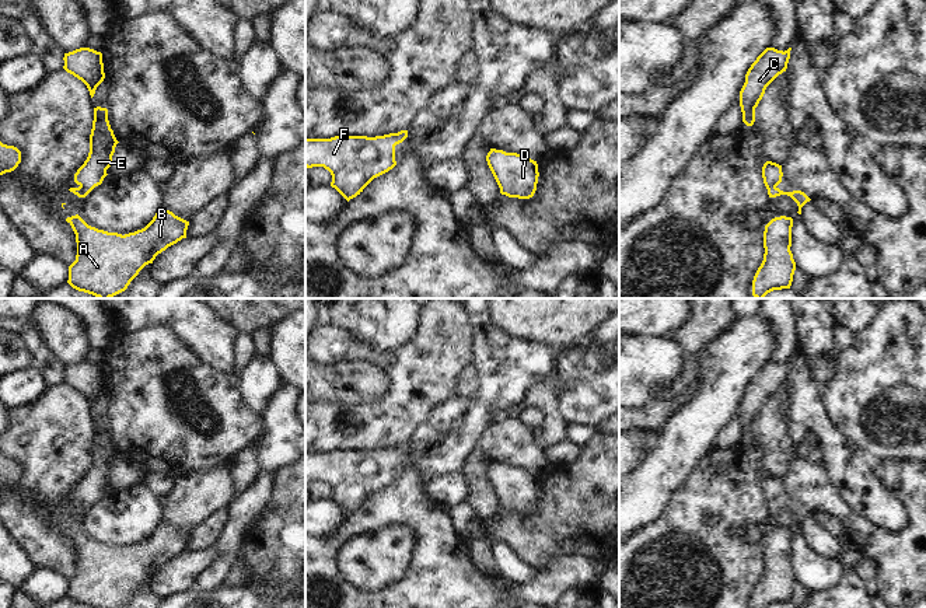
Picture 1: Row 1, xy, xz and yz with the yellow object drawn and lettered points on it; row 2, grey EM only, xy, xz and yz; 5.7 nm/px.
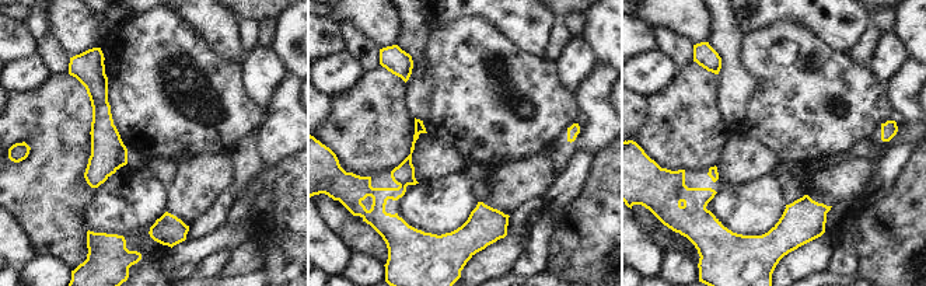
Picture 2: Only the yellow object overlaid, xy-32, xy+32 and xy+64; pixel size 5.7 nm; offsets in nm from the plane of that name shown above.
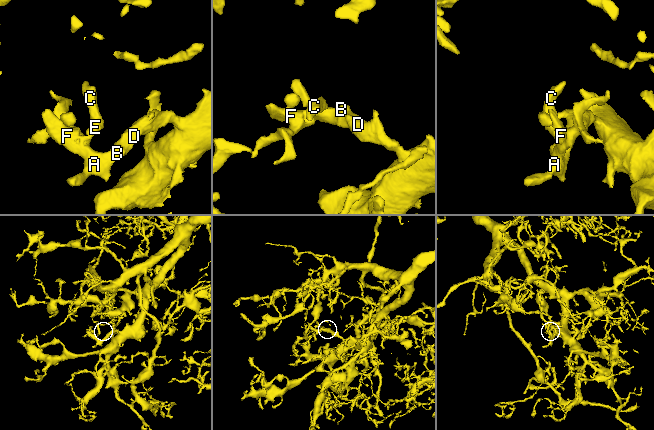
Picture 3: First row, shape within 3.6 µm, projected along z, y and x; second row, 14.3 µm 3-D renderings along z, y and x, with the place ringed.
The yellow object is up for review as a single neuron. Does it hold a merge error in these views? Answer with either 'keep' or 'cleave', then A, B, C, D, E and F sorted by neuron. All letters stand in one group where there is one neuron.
keep; groups A B C D E F

